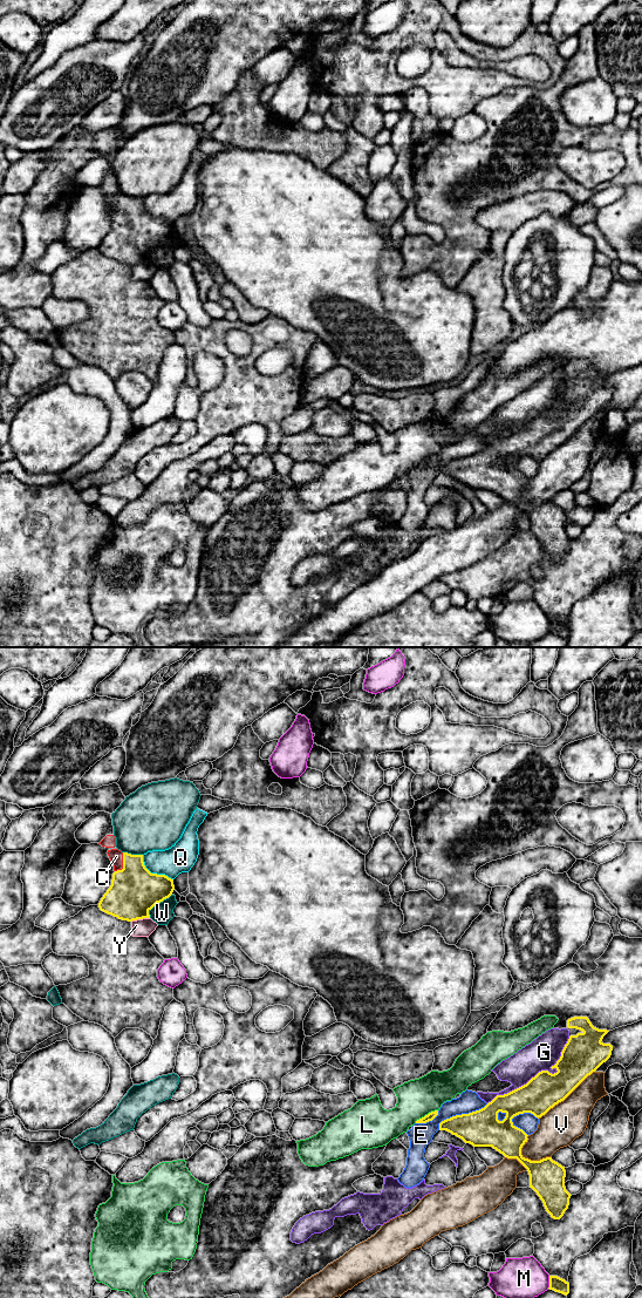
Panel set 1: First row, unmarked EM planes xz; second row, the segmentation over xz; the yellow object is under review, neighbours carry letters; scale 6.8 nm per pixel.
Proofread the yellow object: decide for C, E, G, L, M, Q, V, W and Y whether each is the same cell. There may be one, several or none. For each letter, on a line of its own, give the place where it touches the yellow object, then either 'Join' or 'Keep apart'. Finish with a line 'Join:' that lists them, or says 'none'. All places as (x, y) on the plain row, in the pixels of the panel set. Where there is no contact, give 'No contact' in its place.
C: Touches yellow at xz (123, 208). Join
E: Touches yellow at xz (462, 457). Keep apart
G: Touches yellow at xz (539, 415). Keep apart
L: Touches yellow at xz (425, 459). Keep apart
M: Touches yellow at xz (550, 625). Keep apart
Q: Touches yellow at xz (154, 217). Keep apart
V: Touches yellow at xz (566, 440). Keep apart
W: Touches yellow at xz (157, 245). Keep apart
Y: Touches yellow at xz (139, 262). Keep apart
Join: C

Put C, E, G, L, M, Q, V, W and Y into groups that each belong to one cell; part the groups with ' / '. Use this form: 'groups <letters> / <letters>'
groups C / E / G / L / M / Q / V / W / Y

